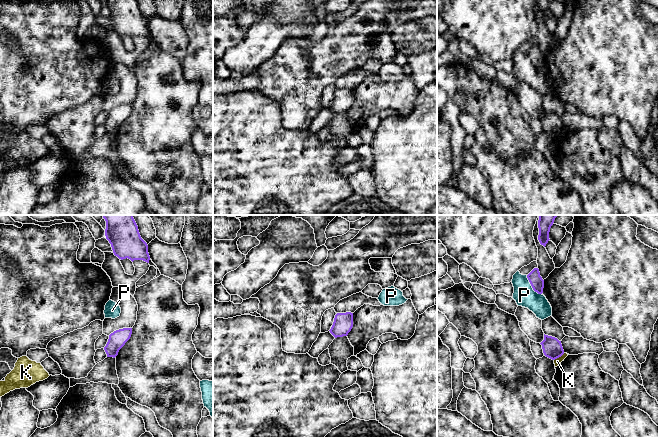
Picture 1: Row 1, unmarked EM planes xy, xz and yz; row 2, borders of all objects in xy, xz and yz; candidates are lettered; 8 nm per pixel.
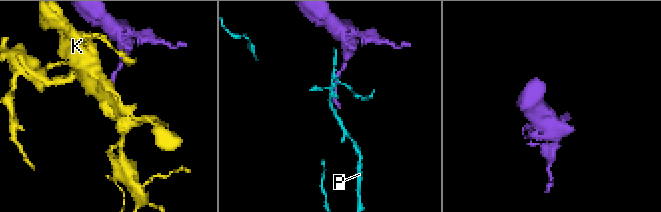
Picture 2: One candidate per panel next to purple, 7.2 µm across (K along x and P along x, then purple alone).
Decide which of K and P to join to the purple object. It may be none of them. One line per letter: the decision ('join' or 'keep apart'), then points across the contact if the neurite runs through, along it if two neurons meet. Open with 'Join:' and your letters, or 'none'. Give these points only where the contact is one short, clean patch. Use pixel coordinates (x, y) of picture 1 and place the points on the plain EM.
Join: none
K: keep apart | along yz (564, 129), (554, 136)
P: keep apart | along yz (526, 51), (531, 63), (541, 70)

